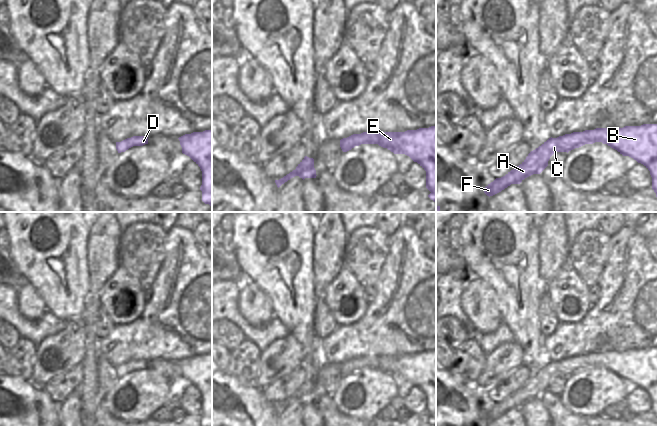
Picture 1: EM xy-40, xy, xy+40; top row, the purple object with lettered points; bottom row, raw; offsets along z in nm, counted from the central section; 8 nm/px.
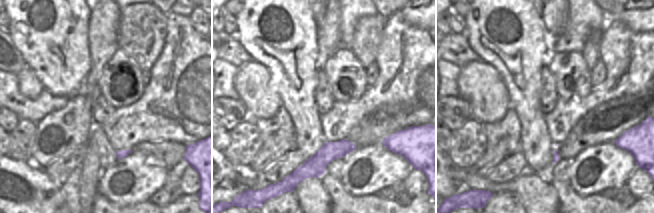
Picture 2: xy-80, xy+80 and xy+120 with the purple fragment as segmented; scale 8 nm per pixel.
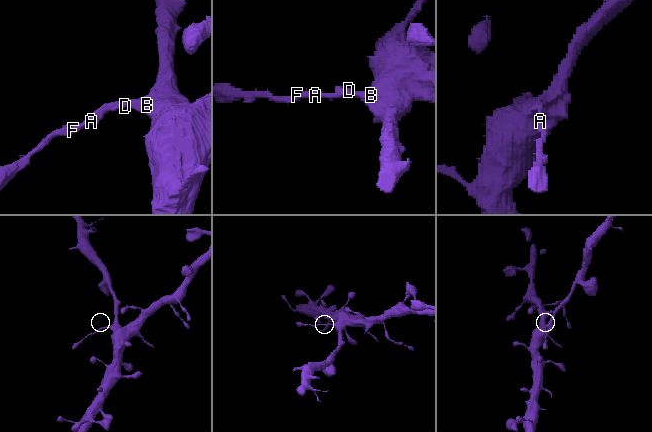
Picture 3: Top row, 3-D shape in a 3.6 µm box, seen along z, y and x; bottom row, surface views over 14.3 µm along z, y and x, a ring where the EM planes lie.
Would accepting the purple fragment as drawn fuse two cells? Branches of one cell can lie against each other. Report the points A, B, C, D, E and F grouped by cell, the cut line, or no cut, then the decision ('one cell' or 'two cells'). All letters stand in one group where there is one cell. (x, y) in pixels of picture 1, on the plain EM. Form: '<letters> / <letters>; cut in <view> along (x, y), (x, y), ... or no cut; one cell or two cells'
A C D F / B E; cut in xy+40 along (594, 353), (597, 353), (603, 359), (602, 365); two cells

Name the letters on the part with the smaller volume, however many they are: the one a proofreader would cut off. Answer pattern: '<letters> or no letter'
A, C, D, F.

